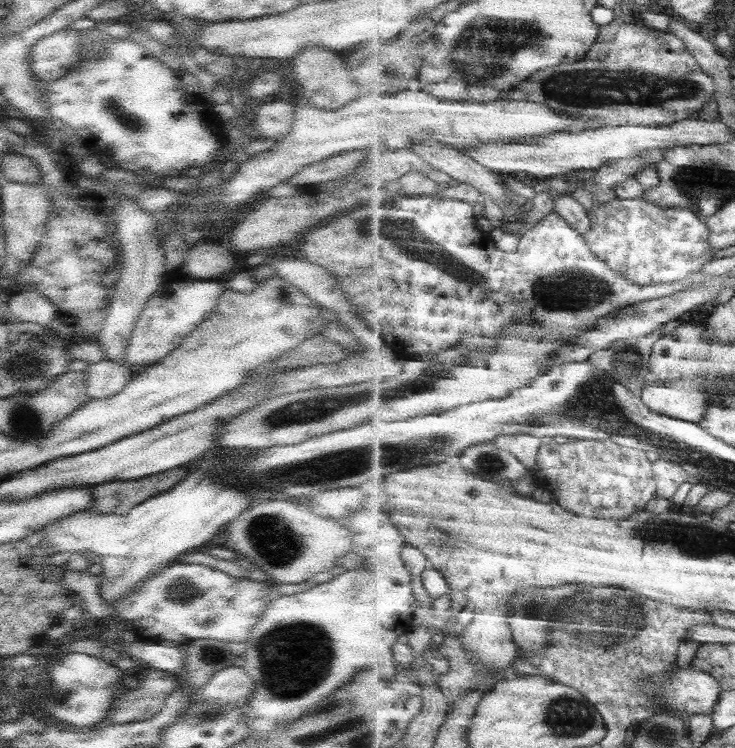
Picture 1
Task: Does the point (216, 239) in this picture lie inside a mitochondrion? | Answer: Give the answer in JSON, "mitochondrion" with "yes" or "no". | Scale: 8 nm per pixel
{"mitochondrion":"no"}

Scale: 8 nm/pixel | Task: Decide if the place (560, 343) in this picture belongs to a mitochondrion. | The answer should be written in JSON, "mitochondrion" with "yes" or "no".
{"mitochondrion":"no"}

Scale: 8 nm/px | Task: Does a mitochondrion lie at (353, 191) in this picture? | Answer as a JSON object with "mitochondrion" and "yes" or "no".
{"mitochondrion":"no"}

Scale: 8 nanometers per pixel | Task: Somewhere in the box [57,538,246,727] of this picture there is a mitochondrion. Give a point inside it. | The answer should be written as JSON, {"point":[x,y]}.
{"point":[182,591]}

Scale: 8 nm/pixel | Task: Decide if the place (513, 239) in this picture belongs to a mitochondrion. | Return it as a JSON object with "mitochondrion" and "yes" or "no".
{"mitochondrion":"no"}

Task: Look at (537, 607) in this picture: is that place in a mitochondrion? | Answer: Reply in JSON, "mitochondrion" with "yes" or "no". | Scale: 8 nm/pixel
{"mitochondrion":"yes"}

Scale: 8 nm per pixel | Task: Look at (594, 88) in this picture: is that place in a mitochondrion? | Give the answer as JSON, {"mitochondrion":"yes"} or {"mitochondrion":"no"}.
{"mitochondrion":"yes"}

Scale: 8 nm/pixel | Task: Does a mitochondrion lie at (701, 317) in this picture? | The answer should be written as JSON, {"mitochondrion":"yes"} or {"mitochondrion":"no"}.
{"mitochondrion":"no"}

